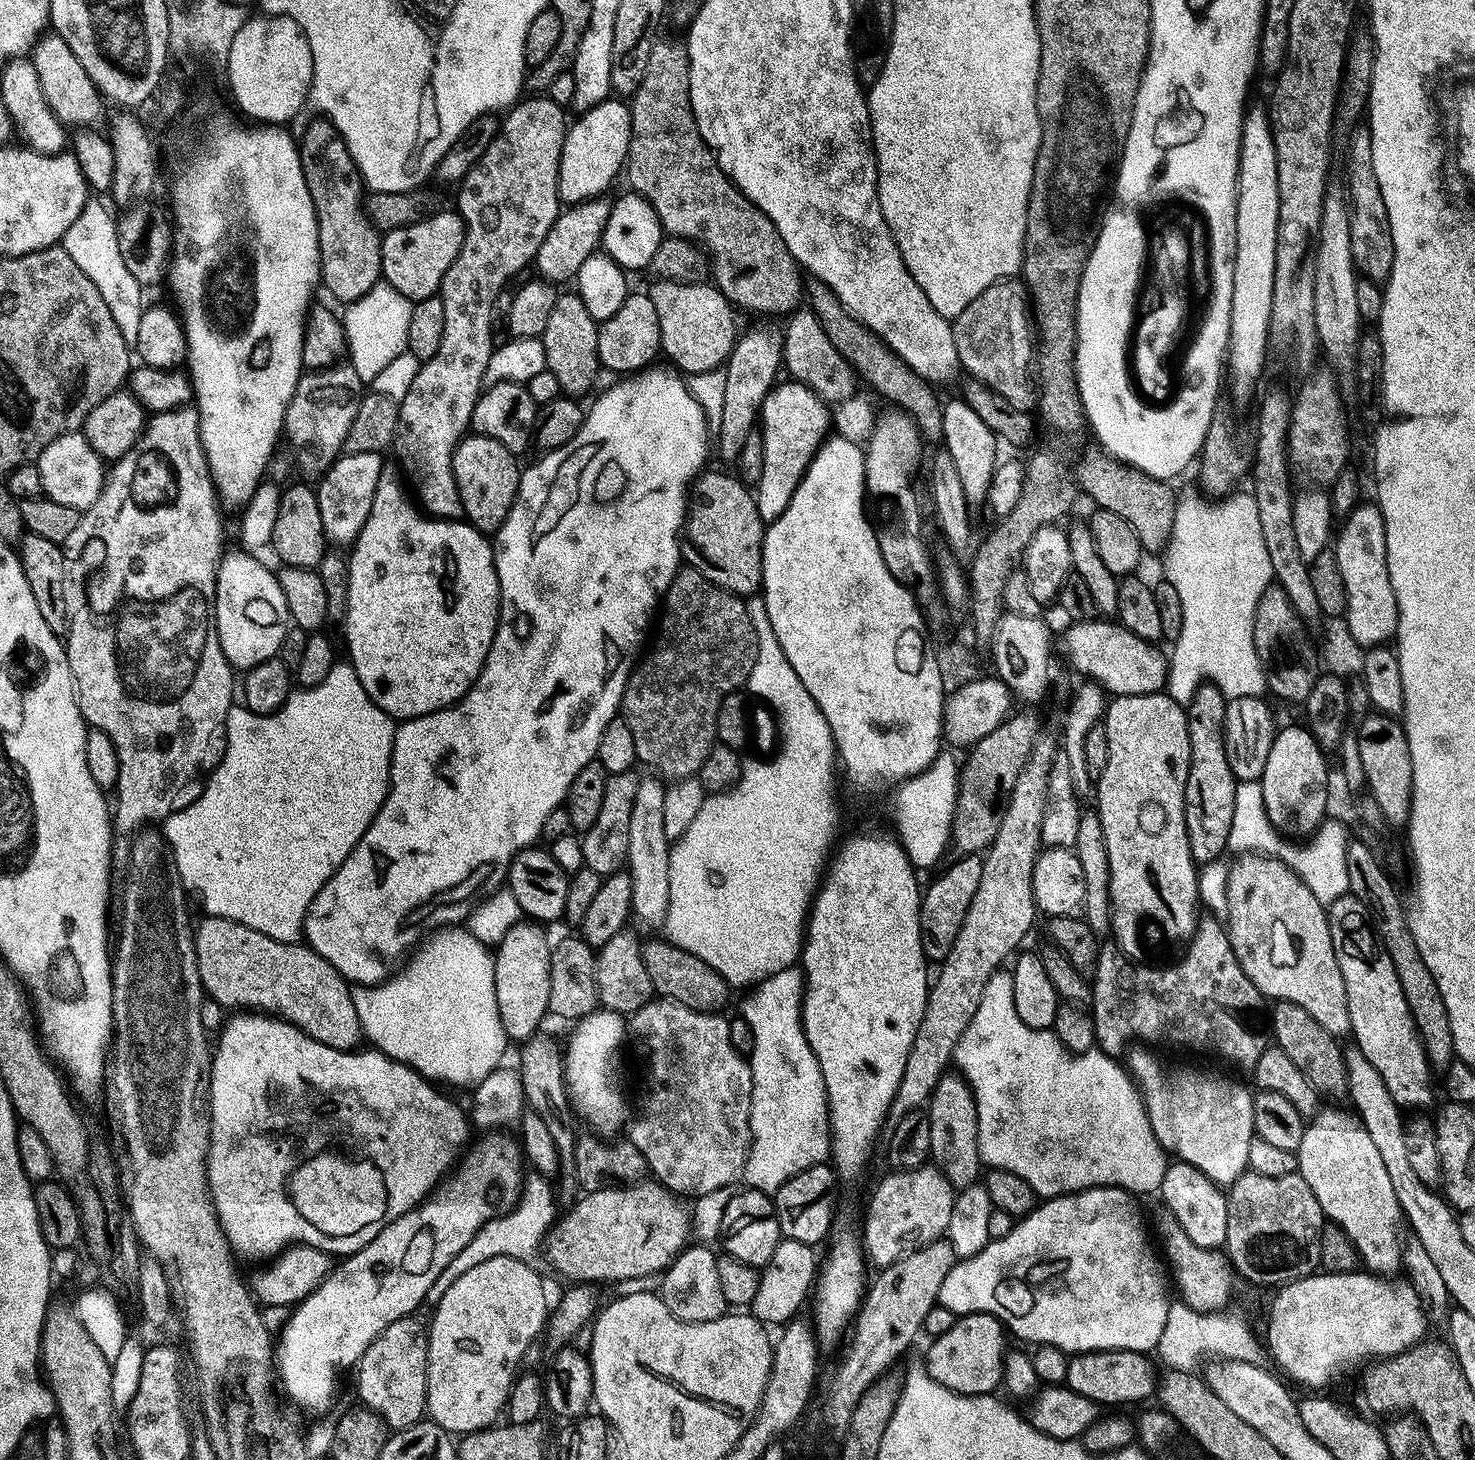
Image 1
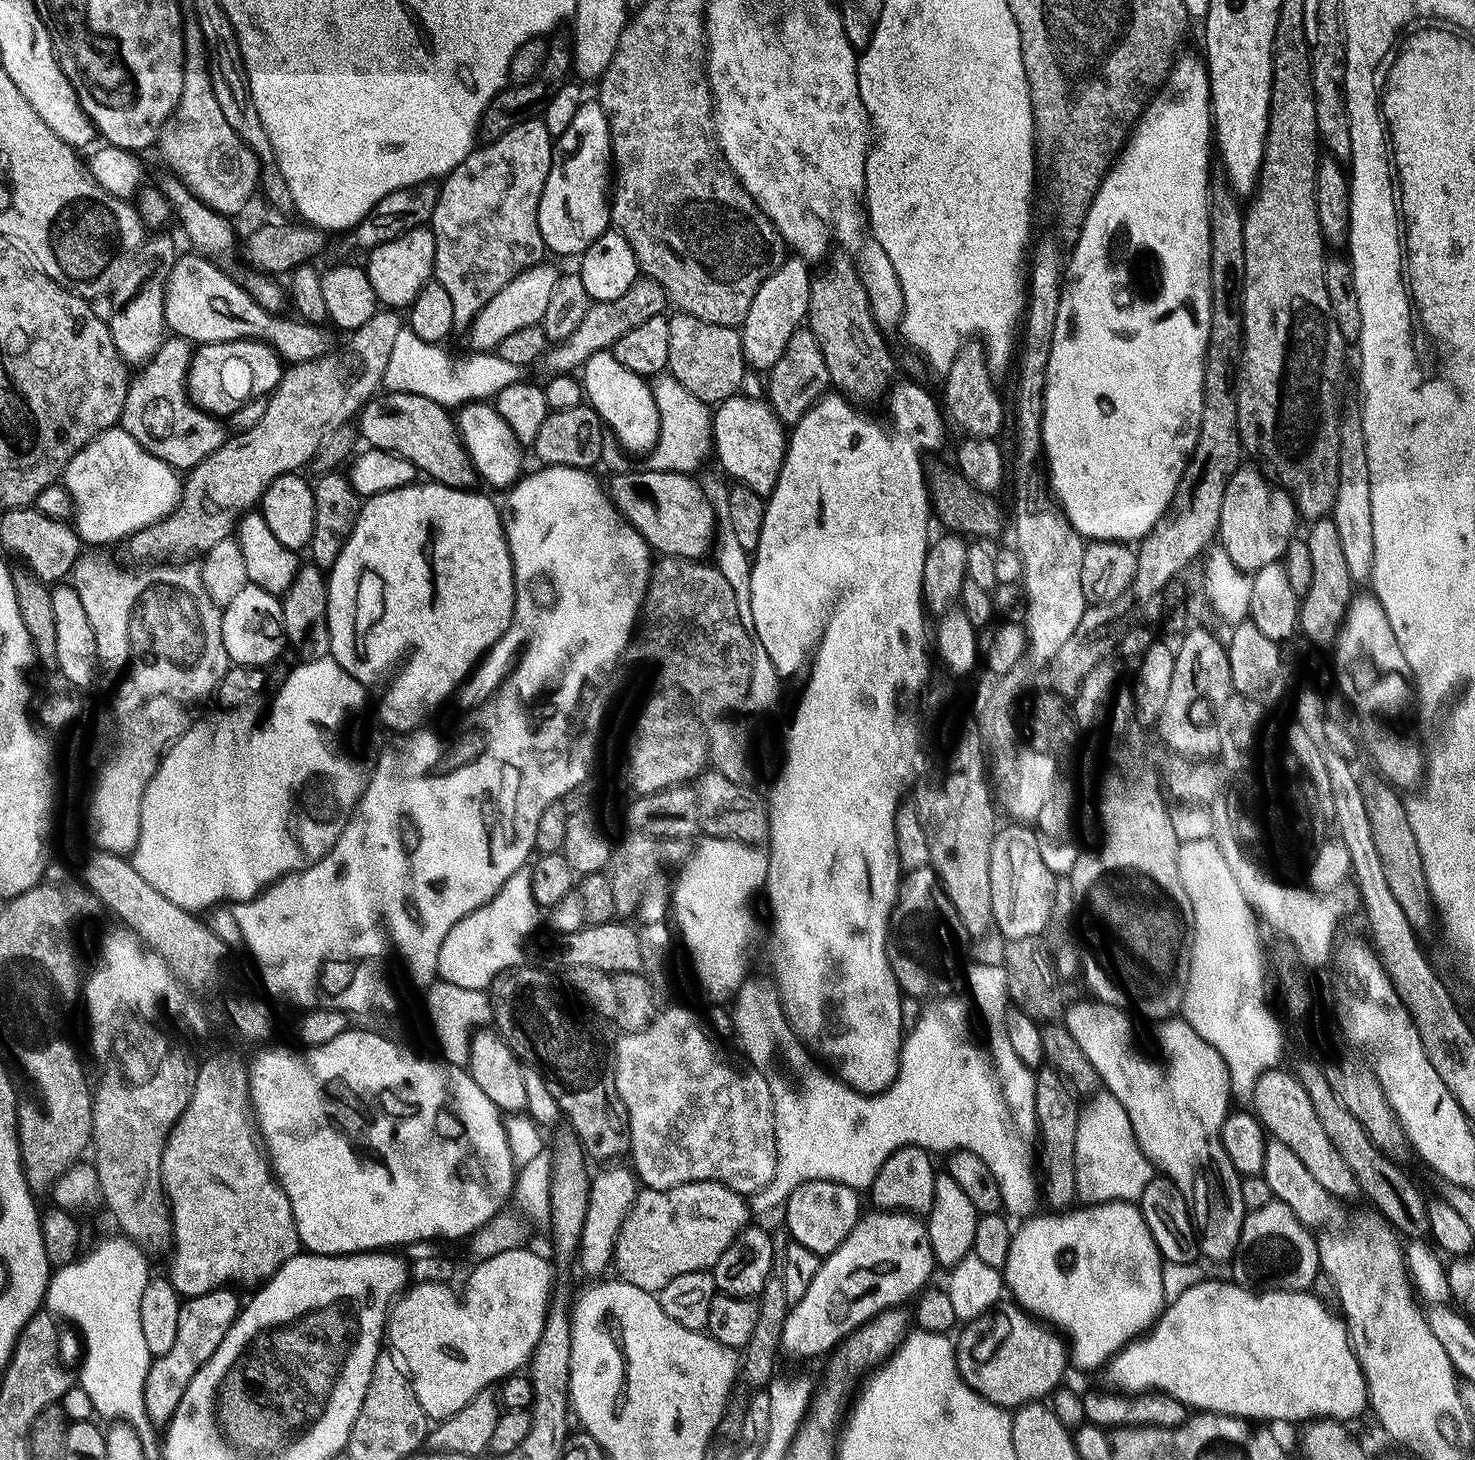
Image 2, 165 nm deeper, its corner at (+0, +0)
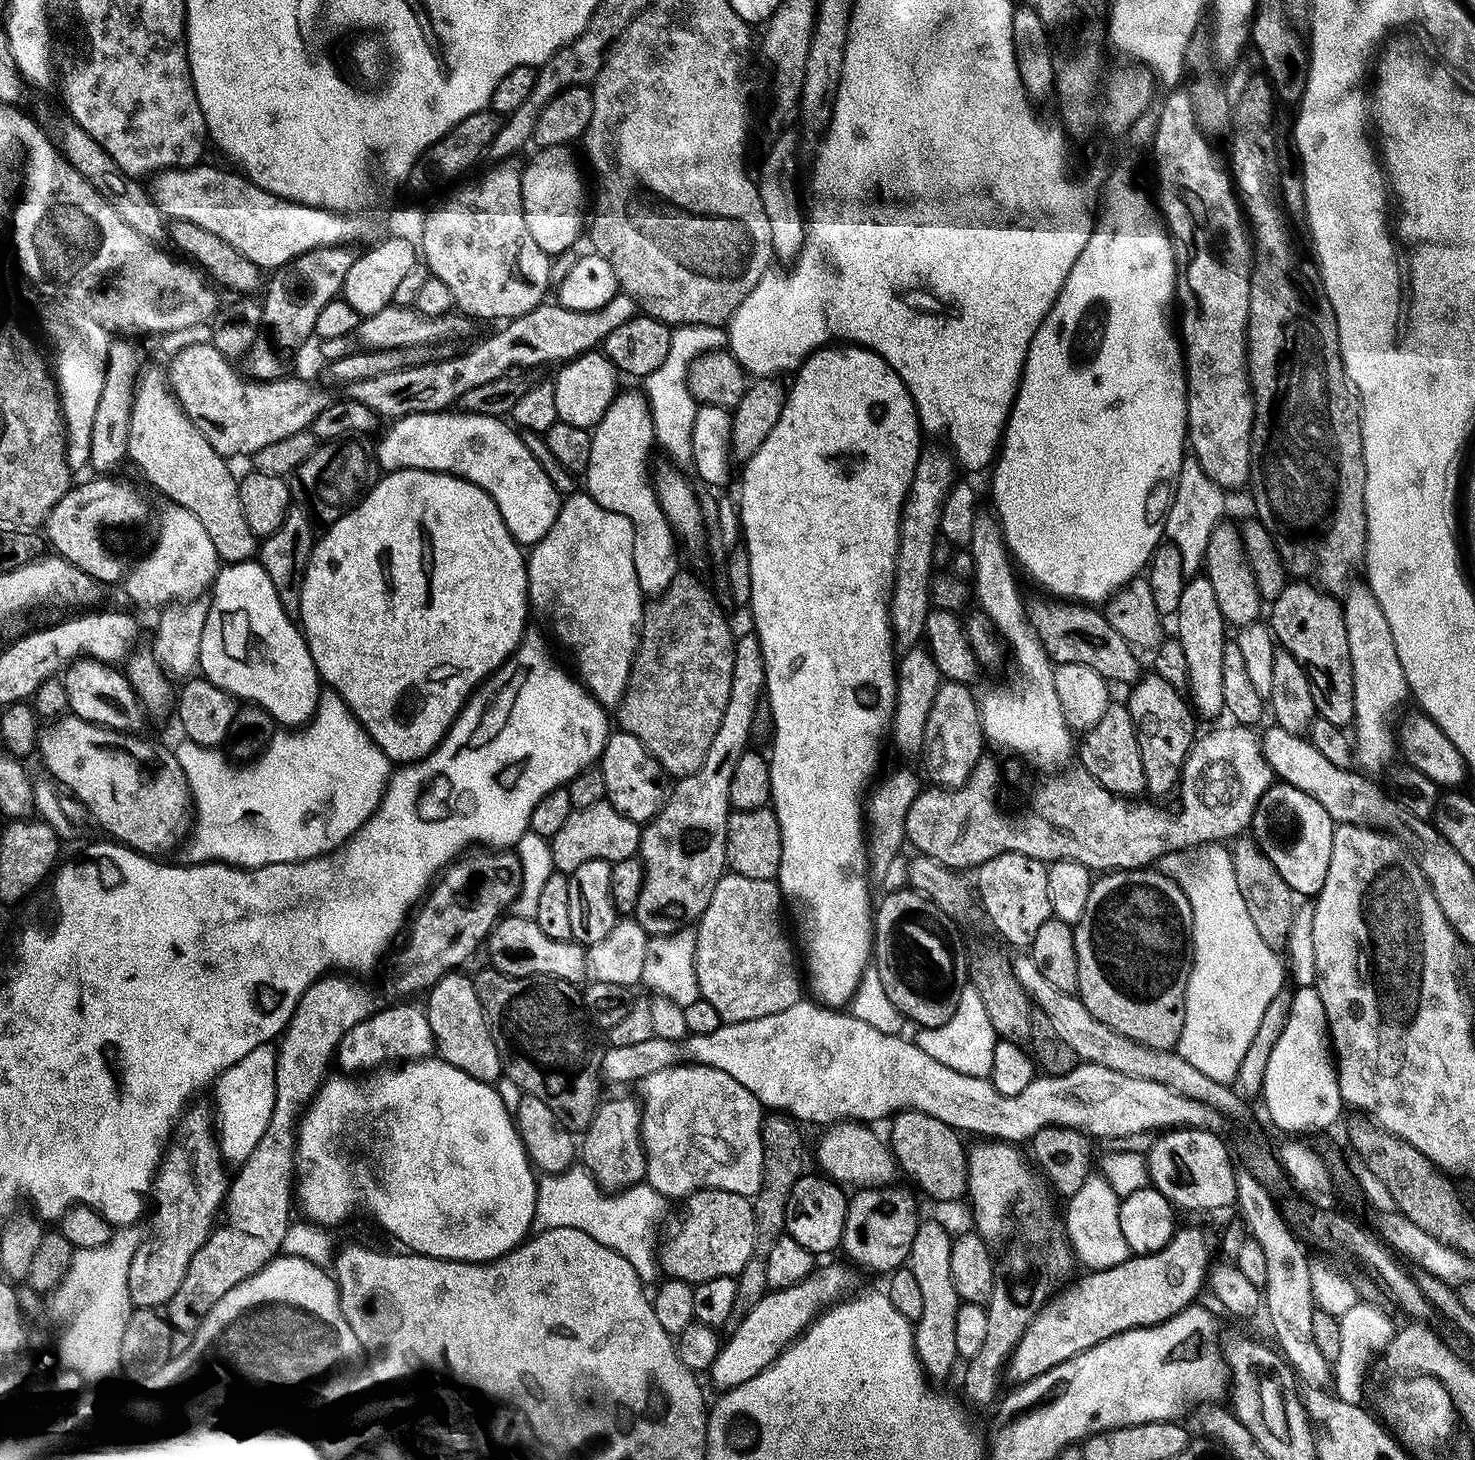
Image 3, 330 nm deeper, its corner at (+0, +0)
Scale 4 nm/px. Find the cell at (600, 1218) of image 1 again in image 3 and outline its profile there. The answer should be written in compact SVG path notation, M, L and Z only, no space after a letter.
M704 1188L692 1192L682 1207L682 1212L667 1219L662 1232L658 1252L661 1271L671 1279L694 1286L718 1277L737 1277L758 1246L752 1200L733 1191Z

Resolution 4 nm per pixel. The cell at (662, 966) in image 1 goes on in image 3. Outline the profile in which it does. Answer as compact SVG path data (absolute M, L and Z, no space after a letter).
M508 914L488 933L486 949L491 967L507 976L553 976L559 980L580 982L585 979L585 945L572 940L555 940L538 926L535 919Z

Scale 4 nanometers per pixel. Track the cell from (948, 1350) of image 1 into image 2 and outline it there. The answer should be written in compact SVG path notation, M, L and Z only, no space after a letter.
M1015 1302L997 1303L978 1318L967 1321L959 1329L960 1337L955 1337L956 1372L960 1379L970 1386L982 1398L994 1402L1000 1408L1015 1410L1022 1404L1040 1402L1061 1385L1064 1367L1068 1368L1069 1349L1059 1331L1053 1330L1047 1323L1033 1318Z

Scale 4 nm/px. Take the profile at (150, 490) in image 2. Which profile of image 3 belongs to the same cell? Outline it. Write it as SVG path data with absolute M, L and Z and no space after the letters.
M180 505L170 508L169 516L162 520L160 536L152 552L133 569L122 584L127 596L138 606L156 608L172 600L192 602L211 585L218 571L218 557L210 534L194 518L194 514Z

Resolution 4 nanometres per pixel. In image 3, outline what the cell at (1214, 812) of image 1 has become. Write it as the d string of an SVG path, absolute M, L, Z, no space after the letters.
M1197 574L1185 583L1182 602L1178 602L1174 623L1176 623L1175 635L1182 642L1182 650L1186 650L1188 671L1186 692L1190 697L1191 707L1201 717L1223 713L1225 707L1222 694L1222 662L1226 647L1224 641L1226 625L1222 610L1218 610L1218 597L1214 594L1214 586L1210 586L1210 578L1207 574Z

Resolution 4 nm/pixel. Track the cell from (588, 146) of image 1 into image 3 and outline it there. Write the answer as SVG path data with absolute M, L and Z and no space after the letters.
M565 145L543 146L535 151L536 154L528 164L525 163L521 171L523 212L527 230L534 242L549 256L569 251L582 230L583 222L584 225L586 222L581 206L576 203L576 197L582 192L582 176L579 170L574 168L574 160L567 150Z

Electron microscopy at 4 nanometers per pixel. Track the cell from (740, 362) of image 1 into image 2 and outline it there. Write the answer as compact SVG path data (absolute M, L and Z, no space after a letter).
M787 257L771 275L765 278L740 326L744 361L751 369L758 368L762 372L770 370L782 356L791 334L796 328L801 327L807 317L812 273L810 274L808 270L809 263L803 257L793 257Z

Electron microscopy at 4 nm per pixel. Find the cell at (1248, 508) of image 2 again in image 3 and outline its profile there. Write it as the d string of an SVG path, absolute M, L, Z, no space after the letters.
M1226 522L1218 523L1209 536L1203 571L1210 578L1210 586L1214 586L1214 594L1218 597L1218 610L1222 610L1225 625L1232 627L1233 624L1233 629L1239 630L1261 619L1262 599L1236 526L1233 527Z

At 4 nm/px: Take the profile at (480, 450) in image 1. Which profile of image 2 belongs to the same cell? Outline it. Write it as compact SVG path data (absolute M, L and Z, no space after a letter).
M384 390L365 401L358 413L359 420L358 436L361 441L365 440L368 448L381 448L383 452L392 453L393 457L400 459L401 456L402 459L409 460L414 467L421 468L428 475L425 477L431 478L437 484L468 490L475 485L472 483L477 483L476 468L460 441L460 429L456 426L453 413L439 405L437 401L432 401L421 394Z

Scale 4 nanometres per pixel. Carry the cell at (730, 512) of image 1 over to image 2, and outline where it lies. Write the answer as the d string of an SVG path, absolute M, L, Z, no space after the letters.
M620 472L606 480L606 491L617 511L633 524L642 538L660 556L698 560L713 551L718 536L716 512L695 475L686 472Z

